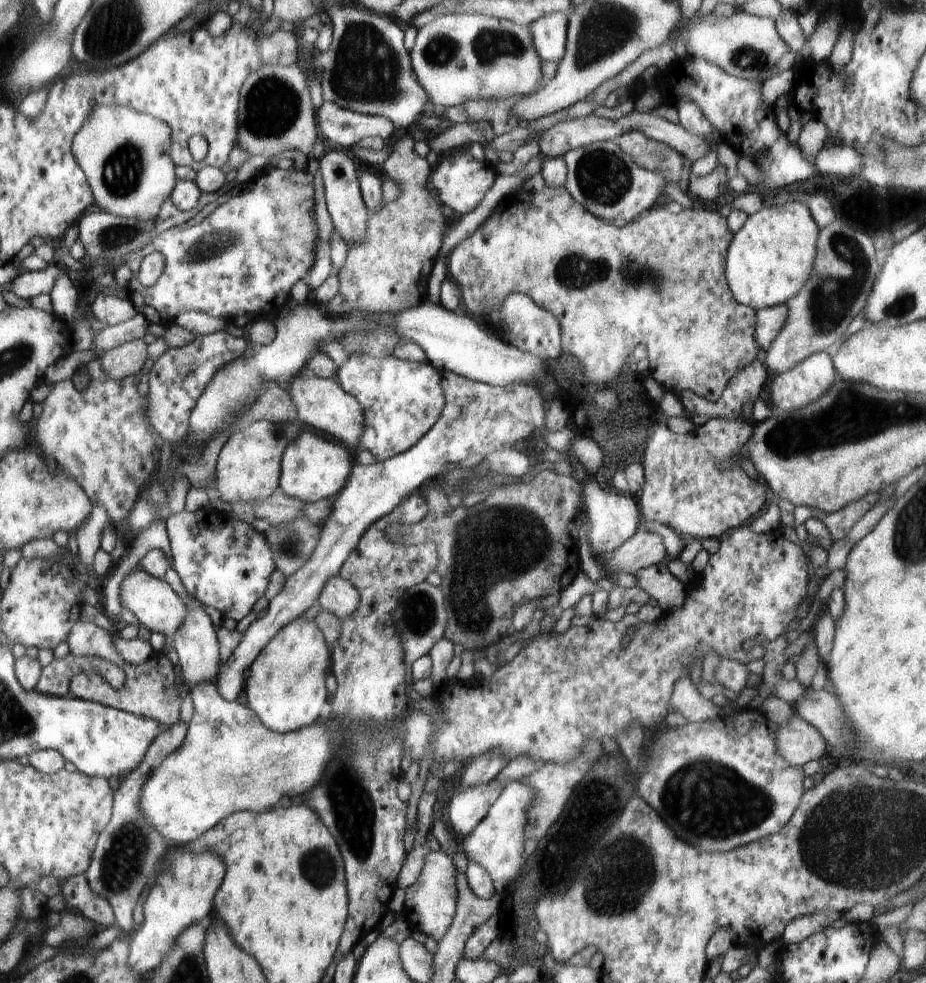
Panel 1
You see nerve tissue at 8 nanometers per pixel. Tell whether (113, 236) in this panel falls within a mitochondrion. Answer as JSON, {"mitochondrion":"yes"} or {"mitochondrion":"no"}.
{"mitochondrion":"yes"}

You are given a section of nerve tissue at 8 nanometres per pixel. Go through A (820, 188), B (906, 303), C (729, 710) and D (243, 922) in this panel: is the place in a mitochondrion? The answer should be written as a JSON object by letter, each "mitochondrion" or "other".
{"A":"other","B":"mitochondrion","C":"other","D":"other"}

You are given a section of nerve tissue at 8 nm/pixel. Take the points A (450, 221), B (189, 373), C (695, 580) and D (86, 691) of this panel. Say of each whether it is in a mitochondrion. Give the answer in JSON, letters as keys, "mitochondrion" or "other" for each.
{"A":"other","B":"mitochondrion","C":"other","D":"other"}

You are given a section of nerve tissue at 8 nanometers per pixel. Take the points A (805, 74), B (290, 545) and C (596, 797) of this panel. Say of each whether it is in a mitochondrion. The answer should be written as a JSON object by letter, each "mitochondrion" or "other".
{"A":"other","B":"mitochondrion","C":"mitochondrion"}

